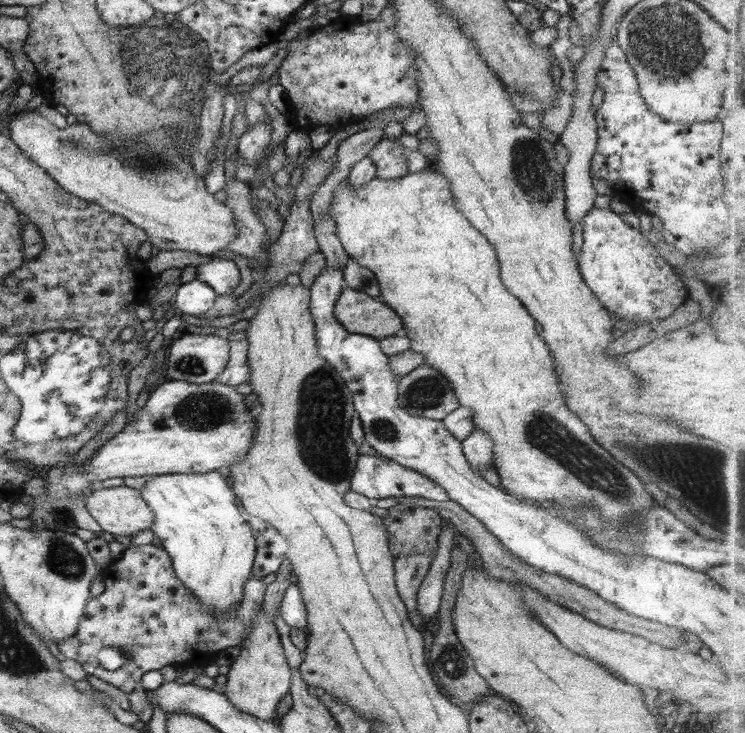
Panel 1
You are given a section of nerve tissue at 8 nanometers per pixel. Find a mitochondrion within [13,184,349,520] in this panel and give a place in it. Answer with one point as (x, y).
(202, 412)

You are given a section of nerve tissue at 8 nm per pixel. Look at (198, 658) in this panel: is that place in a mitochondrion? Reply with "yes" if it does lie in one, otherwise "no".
no

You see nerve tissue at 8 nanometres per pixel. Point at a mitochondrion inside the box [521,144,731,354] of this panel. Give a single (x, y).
(657, 166)

